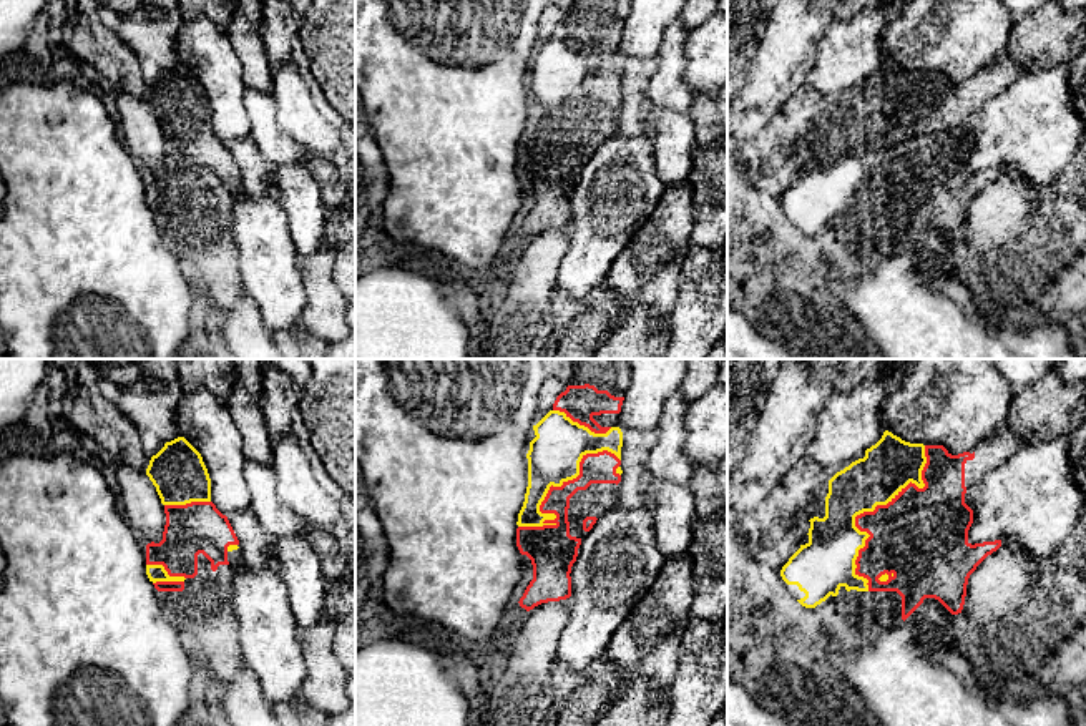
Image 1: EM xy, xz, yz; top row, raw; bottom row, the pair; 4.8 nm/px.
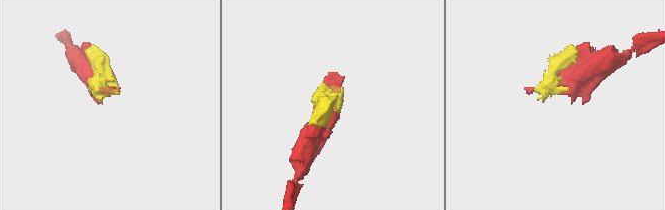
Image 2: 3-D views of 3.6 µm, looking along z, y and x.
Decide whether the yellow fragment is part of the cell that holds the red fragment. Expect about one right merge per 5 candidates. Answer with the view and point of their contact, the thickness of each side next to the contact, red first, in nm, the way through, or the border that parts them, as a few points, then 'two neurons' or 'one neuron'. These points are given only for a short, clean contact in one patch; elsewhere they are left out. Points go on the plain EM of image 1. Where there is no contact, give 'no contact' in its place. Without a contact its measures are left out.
contact yz (869, 140); calibres 400 and 260 nm; two neurons

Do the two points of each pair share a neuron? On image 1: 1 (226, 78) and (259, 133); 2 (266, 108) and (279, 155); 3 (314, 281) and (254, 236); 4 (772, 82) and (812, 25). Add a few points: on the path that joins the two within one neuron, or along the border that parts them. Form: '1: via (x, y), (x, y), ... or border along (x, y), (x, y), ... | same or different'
1: border along (246, 88), (244, 110), (249, 120), (249, 137) | different
2: via (266, 120), (266, 135), (273, 143) | same
3: border along (299, 271), (301, 274) | different
4: via (776, 68), (781, 57), (799, 39) | same

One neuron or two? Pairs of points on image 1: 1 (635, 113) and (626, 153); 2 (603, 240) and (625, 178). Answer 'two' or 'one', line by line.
1: two
2: one

